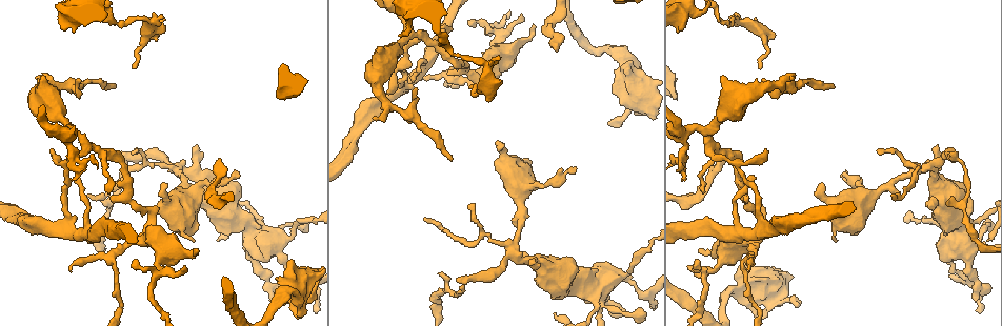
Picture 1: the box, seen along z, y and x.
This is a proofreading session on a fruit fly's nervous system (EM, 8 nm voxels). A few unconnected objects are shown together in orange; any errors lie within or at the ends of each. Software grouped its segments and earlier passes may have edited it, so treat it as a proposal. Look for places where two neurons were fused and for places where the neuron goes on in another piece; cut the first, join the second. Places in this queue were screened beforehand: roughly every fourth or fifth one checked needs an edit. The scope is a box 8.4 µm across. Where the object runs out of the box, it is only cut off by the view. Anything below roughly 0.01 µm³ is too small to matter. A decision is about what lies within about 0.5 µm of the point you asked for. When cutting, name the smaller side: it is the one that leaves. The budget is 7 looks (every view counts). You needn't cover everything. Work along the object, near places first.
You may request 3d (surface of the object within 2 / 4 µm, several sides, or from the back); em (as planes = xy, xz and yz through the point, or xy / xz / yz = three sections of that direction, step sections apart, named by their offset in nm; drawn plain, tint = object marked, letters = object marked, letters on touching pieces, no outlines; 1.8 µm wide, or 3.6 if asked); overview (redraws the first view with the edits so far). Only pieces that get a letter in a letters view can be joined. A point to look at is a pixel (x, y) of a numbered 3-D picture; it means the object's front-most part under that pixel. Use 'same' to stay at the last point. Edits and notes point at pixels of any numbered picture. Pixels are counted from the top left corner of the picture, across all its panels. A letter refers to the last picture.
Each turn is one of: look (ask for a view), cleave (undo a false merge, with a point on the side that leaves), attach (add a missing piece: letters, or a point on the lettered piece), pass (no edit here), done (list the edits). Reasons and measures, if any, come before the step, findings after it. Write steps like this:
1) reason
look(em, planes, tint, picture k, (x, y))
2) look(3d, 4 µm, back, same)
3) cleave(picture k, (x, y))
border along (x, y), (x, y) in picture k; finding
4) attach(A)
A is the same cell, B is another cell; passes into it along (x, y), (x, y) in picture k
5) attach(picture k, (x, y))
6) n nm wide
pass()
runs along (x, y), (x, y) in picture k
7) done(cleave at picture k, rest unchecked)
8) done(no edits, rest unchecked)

thin end
look(3d, 4 µm, picture 1, (797, 303))

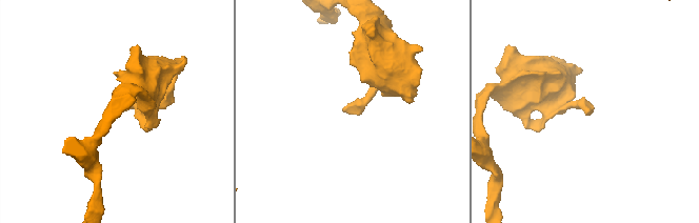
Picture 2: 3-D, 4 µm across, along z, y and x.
look(em, yz, step 16, letters, picture 2, (342, 110))

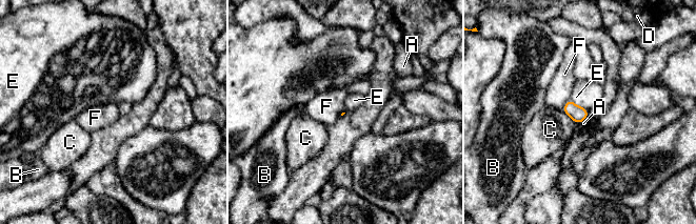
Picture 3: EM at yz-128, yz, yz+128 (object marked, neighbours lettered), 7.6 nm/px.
E touches over 170 nm
pass()
A, B, C, D, E and F are other cells; no lettered piece goes on from it

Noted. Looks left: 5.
a narrow waist
look(3d, 4 µm, picture 1, (971, 242))

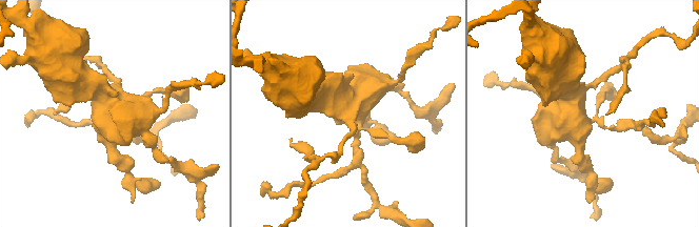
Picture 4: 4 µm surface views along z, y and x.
look(em, 3.6 µm, xz, step 8, letters, picture 4, (581, 115))

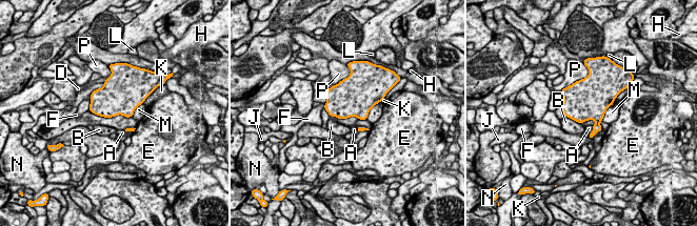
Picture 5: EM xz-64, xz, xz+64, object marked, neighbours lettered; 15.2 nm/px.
J touches over 700 nm
pass()
A, B, D, E, F, H, J, K, L, M, N and P are other cells; border along (88, 110), (104, 117), (132, 117) in picture 5; continuous, no second neuron

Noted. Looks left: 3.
tapers out
look(3d, 4 µm, picture 1, (134, 66))

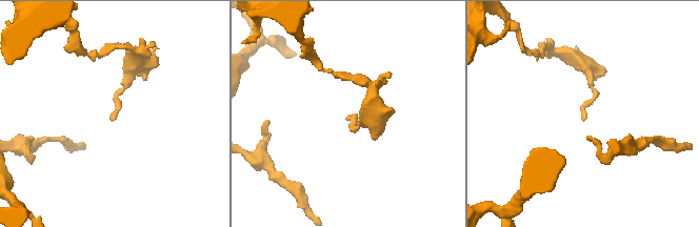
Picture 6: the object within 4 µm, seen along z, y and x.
look(em, xy, step 4, letters, picture 6, (111, 119))

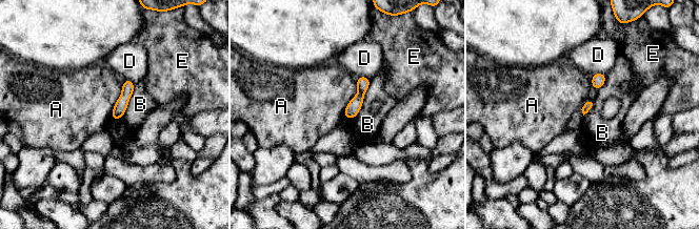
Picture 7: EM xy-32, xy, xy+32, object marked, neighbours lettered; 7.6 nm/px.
look(em, planes, letters, same)

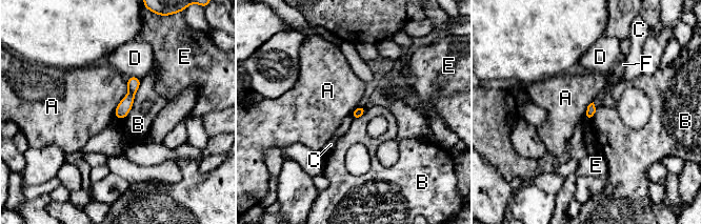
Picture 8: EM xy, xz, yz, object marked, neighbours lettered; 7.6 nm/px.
pass()
A, B, C, D, E and F are other cells; runs along (134, 79), (131, 96), (119, 116) in picture 8; none of them fits

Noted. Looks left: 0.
done(no edits, rest unchecked)

